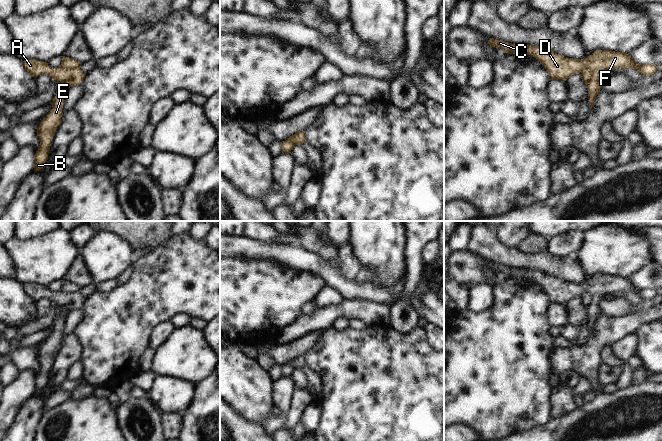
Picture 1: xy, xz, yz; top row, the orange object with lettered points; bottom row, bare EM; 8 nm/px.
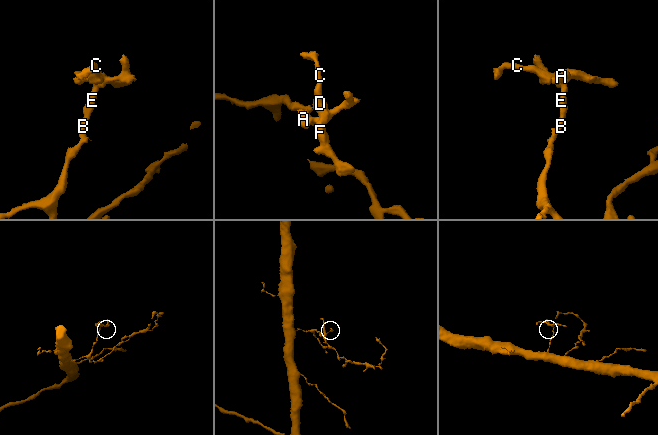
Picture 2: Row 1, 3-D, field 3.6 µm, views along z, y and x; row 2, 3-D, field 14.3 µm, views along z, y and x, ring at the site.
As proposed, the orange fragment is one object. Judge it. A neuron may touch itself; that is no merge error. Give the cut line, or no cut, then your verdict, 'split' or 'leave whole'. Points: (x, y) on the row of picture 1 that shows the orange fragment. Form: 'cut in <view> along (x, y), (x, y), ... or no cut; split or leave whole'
cut in yz along (585, 67), (592, 72), (592, 78), (587, 84); split

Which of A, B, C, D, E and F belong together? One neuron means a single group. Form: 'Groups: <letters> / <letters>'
Groups: A / B C D E F.

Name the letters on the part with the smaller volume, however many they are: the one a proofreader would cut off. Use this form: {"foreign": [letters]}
{"foreign": ["A"]}

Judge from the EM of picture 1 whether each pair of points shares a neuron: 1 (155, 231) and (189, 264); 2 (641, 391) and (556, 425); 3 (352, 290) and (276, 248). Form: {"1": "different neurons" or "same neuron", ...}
{"1": "different neurons", "2": "same neuron", "3": "same neuron"}

